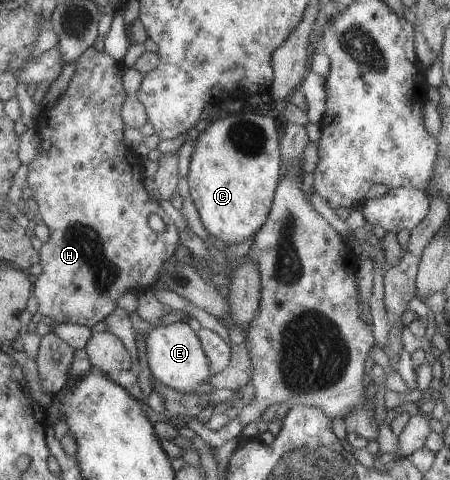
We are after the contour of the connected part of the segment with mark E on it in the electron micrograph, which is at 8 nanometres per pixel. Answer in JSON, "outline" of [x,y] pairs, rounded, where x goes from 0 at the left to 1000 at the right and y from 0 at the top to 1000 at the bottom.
{"outline":[[[411,671],[329,683],[324,700],[322,742],[338,790],[402,821],[433,821],[438,804],[471,783],[442,706]]]}

